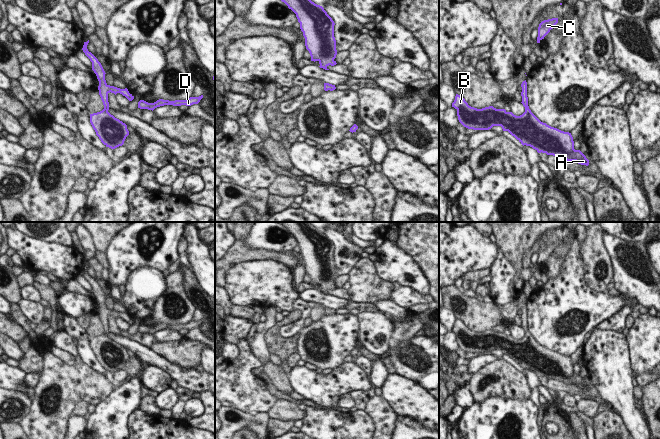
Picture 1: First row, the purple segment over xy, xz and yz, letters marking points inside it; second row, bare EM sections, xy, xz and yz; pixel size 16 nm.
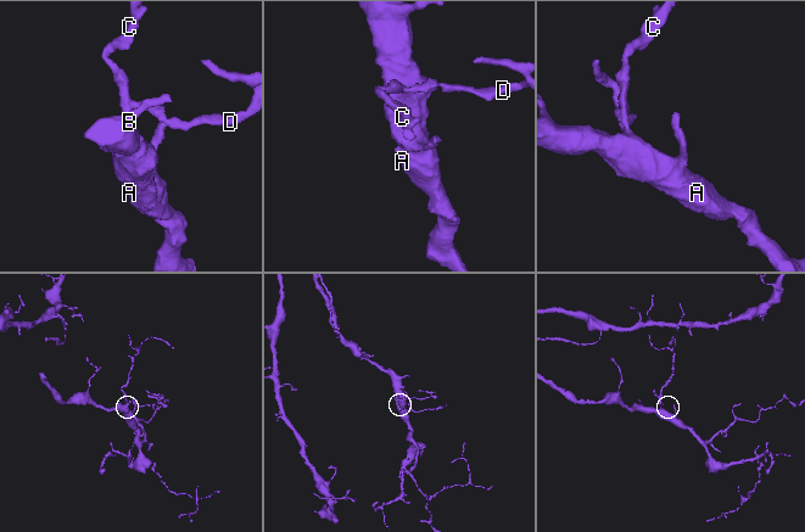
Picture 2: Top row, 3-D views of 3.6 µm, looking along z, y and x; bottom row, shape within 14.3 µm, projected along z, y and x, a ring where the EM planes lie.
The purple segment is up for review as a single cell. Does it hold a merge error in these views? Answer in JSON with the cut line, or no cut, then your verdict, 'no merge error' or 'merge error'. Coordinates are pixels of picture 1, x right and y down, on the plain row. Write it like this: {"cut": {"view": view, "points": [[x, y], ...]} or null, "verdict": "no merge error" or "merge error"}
{"cut": null, "verdict": "no merge error"}

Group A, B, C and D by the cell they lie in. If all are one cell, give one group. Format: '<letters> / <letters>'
A B C D

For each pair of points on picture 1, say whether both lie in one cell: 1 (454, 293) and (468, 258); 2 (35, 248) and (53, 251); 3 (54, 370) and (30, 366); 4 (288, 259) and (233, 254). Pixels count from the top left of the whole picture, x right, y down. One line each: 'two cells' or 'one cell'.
1: two cells
2: one cell
3: two cells
4: one cell

